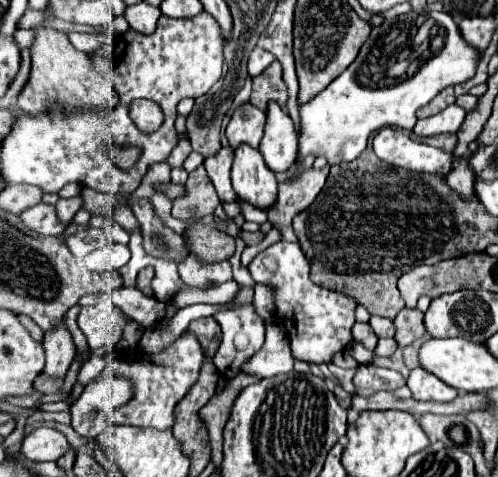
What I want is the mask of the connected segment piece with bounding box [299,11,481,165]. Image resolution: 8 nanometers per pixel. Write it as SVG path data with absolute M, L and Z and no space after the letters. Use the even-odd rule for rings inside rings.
M409 13L403 17L397 17L393 21L383 21L379 27L371 29L371 35L367 37L367 41L363 43L357 59L323 91L319 93L315 99L311 99L309 103L301 105L301 137L299 137L299 155L307 157L309 153L313 153L315 157L325 155L329 165L335 163L347 163L357 159L365 147L367 141L371 137L371 133L381 131L383 127L397 127L397 129L413 129L417 117L417 109L427 105L435 95L439 95L443 89L447 87L455 87L459 83L469 81L471 77L475 77L477 65L481 61L481 51L471 47L471 43L467 43L459 31L459 25L451 19L451 15L447 13ZM419 19L433 19L433 27L431 27L431 35L429 39L409 57L411 65L407 67L407 77L395 77L389 75L389 69L399 61L399 51L407 47L405 43L405 35L407 29L411 25L411 21L419 21Z

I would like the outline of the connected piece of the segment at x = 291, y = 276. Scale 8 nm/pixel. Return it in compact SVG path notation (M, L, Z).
M279 241L271 247L267 247L263 253L259 253L251 263L249 263L249 273L253 277L255 283L263 283L273 287L273 305L275 305L275 317L281 319L281 323L287 329L287 337L289 337L289 345L293 351L293 357L299 361L307 361L307 363L331 363L333 355L343 351L351 341L351 329L355 325L355 299L349 299L349 295L341 295L339 291L325 291L319 285L311 283L309 279L309 263L303 255L303 251L299 249L297 243L287 243L287 241Z

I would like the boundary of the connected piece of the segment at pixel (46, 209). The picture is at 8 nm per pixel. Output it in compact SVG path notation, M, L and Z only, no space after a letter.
M39 203L27 211L21 213L21 221L23 225L37 233L37 235L61 235L67 225L59 221L57 213L55 213L55 205L47 205L47 203Z

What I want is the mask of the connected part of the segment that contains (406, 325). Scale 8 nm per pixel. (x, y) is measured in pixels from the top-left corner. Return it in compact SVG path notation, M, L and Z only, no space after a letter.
M405 307L403 311L399 311L399 315L395 317L395 327L397 327L395 339L401 349L411 345L415 339L419 339L427 333L427 329L423 325L423 313L419 309Z

